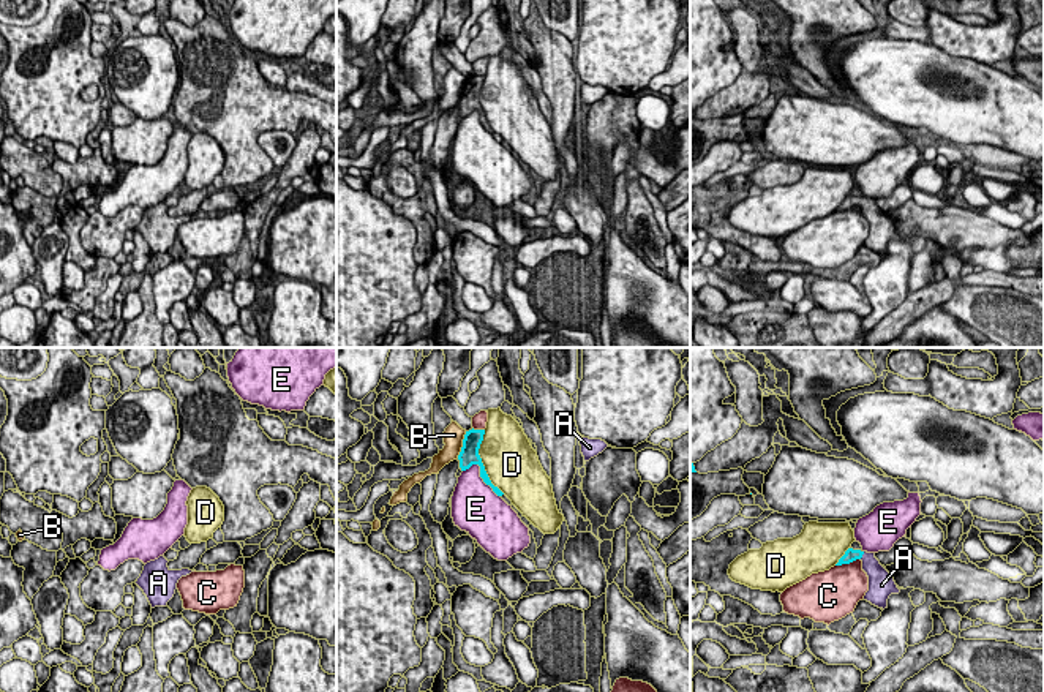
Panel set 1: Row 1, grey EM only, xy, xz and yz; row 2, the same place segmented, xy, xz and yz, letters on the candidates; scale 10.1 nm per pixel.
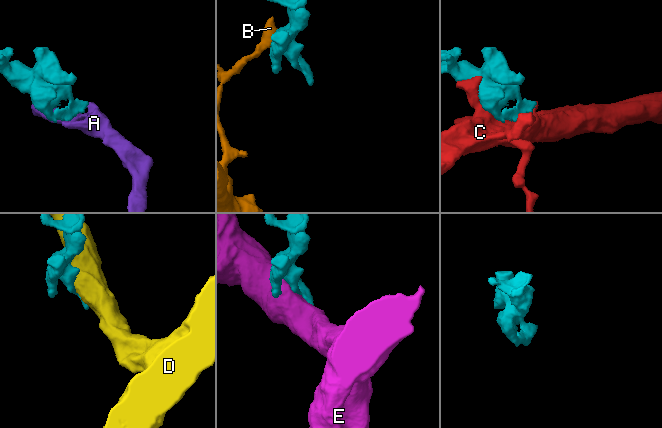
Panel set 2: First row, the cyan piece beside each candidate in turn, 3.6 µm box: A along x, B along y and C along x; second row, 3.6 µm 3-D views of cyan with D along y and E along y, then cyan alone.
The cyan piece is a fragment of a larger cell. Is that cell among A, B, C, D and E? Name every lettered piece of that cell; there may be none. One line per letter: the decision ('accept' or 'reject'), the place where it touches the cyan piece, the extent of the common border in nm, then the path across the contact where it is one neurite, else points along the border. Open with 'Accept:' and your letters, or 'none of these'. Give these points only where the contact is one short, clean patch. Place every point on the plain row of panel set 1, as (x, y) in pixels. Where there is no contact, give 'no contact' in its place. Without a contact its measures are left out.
Accept: A
A: accept; contact yz (863, 199); length 100 nm; way yz (850, 201), (863, 199), (875, 218)
B: reject; contact xz (463, 90); length 280 nm; border xz (466, 78), (457, 103)
C: reject; contact yz (847, 209); length 260 nm
D: reject; contact xz (482, 109); length 700 nm
E: reject; contact xz (480, 120); length 480 nm

